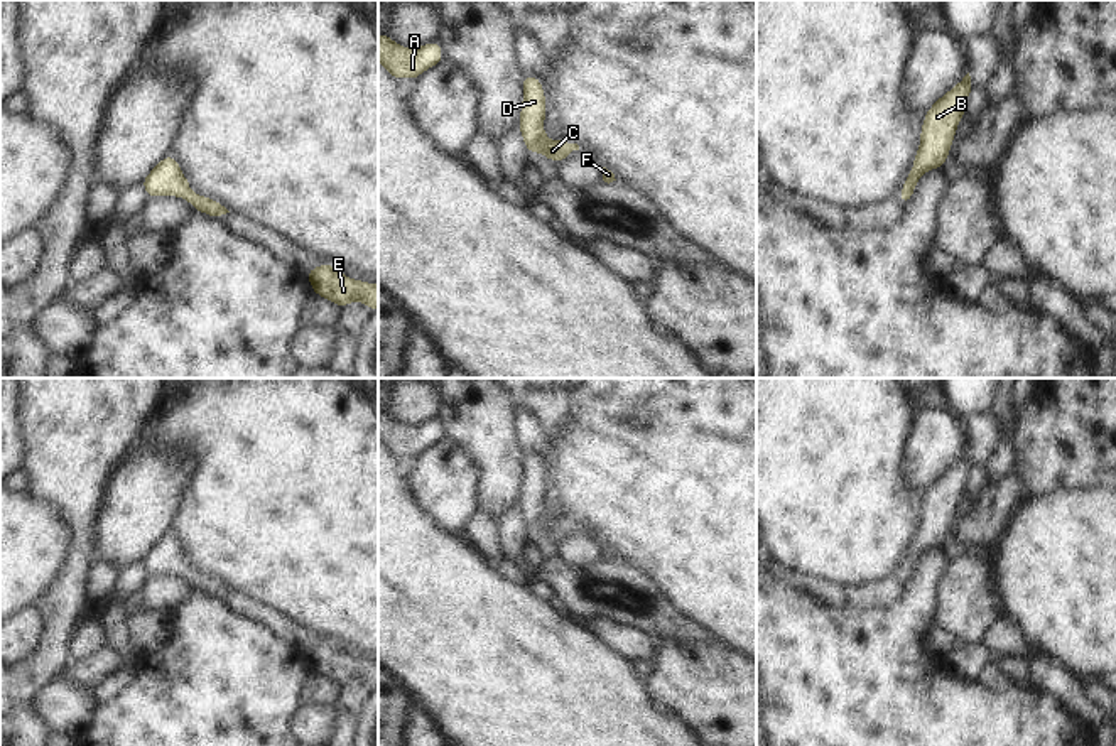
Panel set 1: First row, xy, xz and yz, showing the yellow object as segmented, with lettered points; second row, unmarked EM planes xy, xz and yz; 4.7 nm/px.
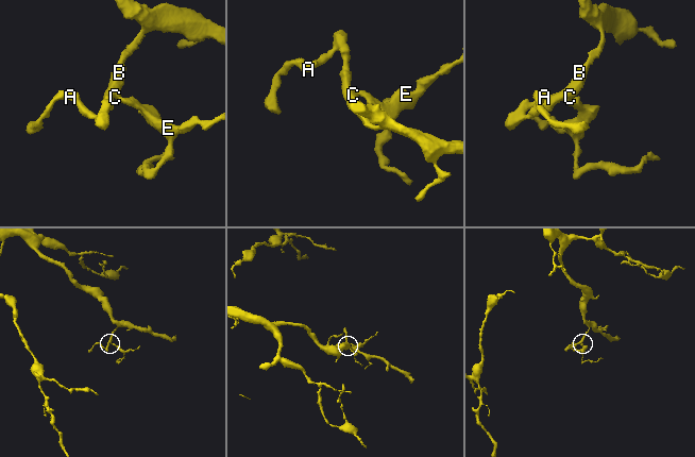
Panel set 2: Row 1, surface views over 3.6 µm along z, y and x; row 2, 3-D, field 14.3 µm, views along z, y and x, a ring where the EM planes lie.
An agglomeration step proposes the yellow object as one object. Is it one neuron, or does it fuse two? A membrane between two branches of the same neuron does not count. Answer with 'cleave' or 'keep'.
keep

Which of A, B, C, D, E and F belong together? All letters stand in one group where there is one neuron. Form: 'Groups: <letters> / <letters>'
Groups: A B C D E F.

